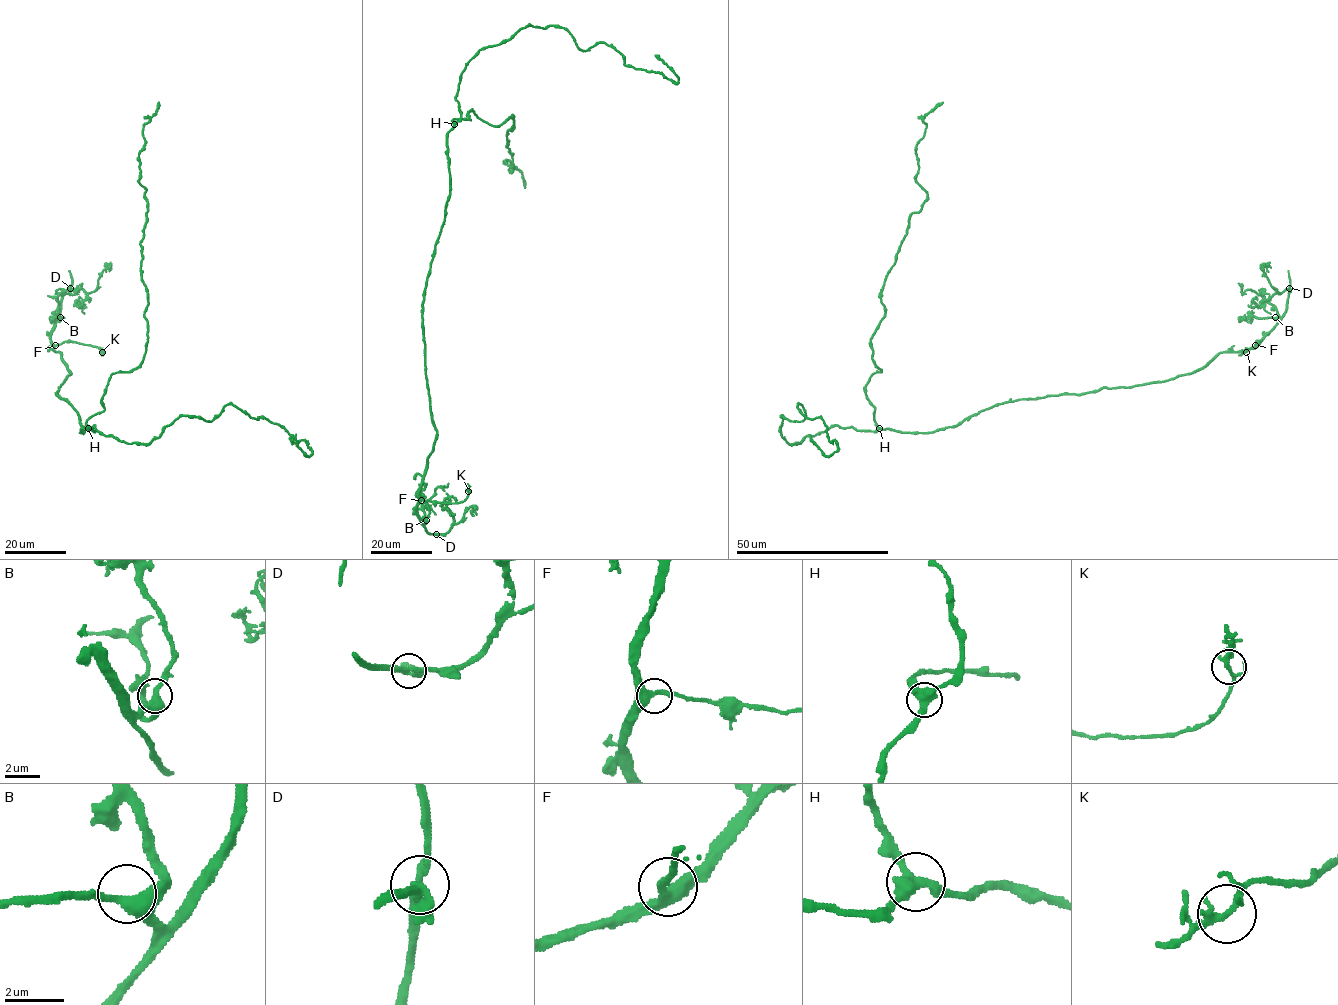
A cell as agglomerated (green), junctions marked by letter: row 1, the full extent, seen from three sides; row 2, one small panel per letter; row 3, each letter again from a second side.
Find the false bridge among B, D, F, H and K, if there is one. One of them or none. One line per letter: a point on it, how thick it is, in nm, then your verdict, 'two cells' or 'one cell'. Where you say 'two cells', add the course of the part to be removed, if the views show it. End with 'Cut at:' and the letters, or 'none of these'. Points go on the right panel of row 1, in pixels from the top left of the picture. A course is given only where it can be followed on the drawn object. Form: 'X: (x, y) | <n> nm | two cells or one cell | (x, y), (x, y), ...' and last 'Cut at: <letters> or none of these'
B: (1275, 317) | 360 nm | one cell
D: (1289, 288) | 280 nm | one cell
F: (1255, 345) | 280 nm | one cell
H: (879, 428) | 400 nm | one cell
K: (1246, 352) | 220 nm | one cell
Cut at: none of these

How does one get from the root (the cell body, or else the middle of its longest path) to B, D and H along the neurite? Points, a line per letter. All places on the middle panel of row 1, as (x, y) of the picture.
B: (450, 184), (422, 307), (426, 379), (437, 432), (418, 493), (417, 516), (423, 523), (426, 520)
D: (450, 184), (422, 307), (426, 379), (437, 438), (418, 493), (417, 516), (429, 533), (436, 534)
H: (450, 184), (447, 134), (454, 123)

